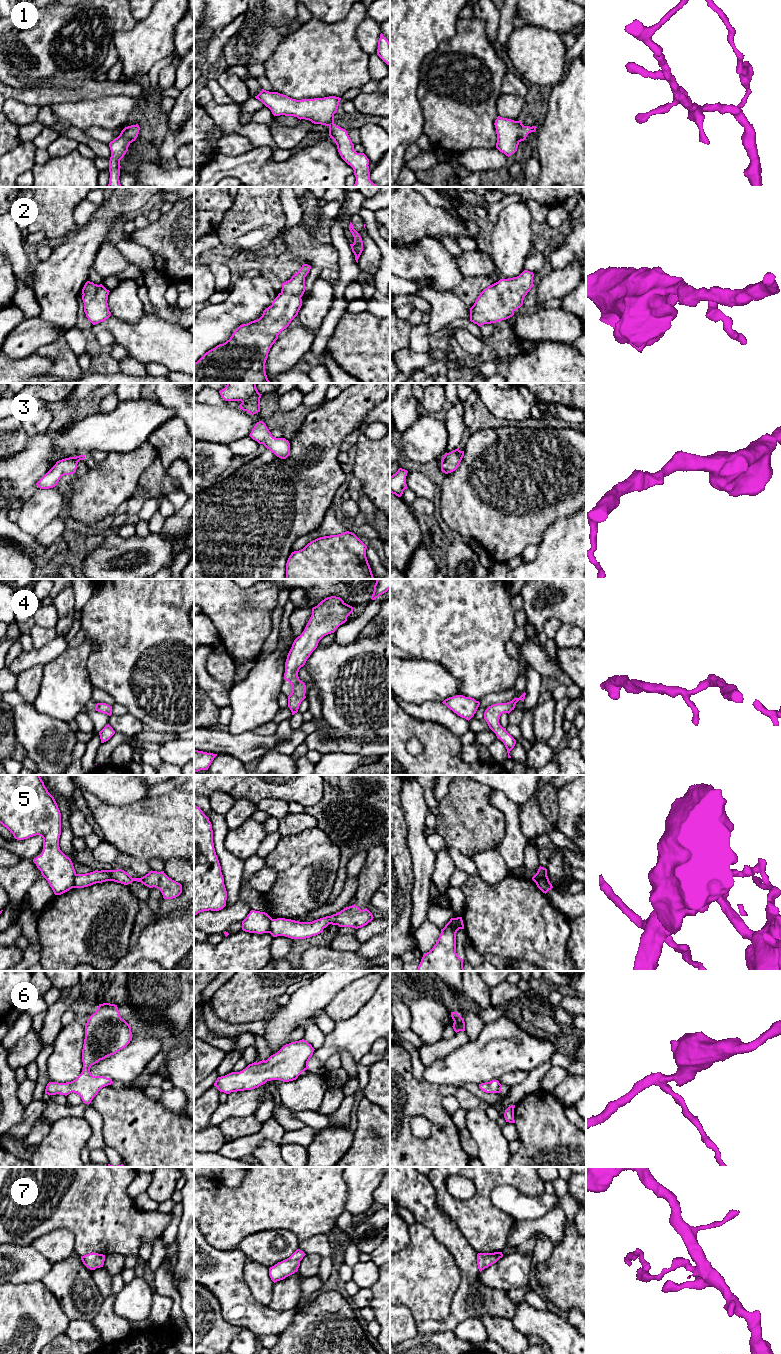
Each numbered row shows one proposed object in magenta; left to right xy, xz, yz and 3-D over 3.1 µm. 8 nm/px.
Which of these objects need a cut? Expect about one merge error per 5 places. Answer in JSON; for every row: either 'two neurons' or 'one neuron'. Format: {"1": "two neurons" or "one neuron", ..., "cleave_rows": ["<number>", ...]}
{"1": "one neuron", "2": "one neuron", "3": "one neuron", "4": "one neuron", "5": "two neurons", "6": "one neuron", "7": "one neuron", "cleave_rows": ["5"]}

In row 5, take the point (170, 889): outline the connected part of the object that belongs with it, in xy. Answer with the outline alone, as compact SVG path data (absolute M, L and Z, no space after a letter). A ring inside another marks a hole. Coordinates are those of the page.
M122 869L117 870L95 870L86 874L76 874L73 888L84 888L96 883L114 881L128 885L133 881L141 882L149 888L157 888L161 891L164 899L173 899L182 893L182 885L169 878L164 871L150 871L141 878L132 878Z

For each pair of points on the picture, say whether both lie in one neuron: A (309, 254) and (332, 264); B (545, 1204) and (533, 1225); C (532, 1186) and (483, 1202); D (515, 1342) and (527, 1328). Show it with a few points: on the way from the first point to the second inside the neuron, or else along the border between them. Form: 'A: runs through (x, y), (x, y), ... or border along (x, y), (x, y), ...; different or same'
A: runs through (315, 254), (326, 258); same
B: border along (556, 1204), (541, 1217), (514, 1221); different
C: runs through (517, 1178), (497, 1178), (488, 1187); same
D: border along (509, 1320), (526, 1336); different

